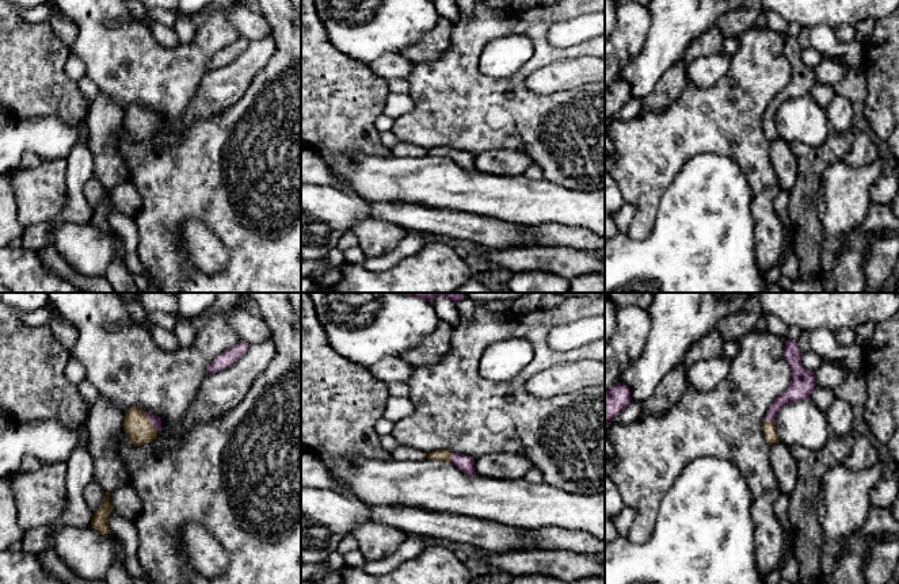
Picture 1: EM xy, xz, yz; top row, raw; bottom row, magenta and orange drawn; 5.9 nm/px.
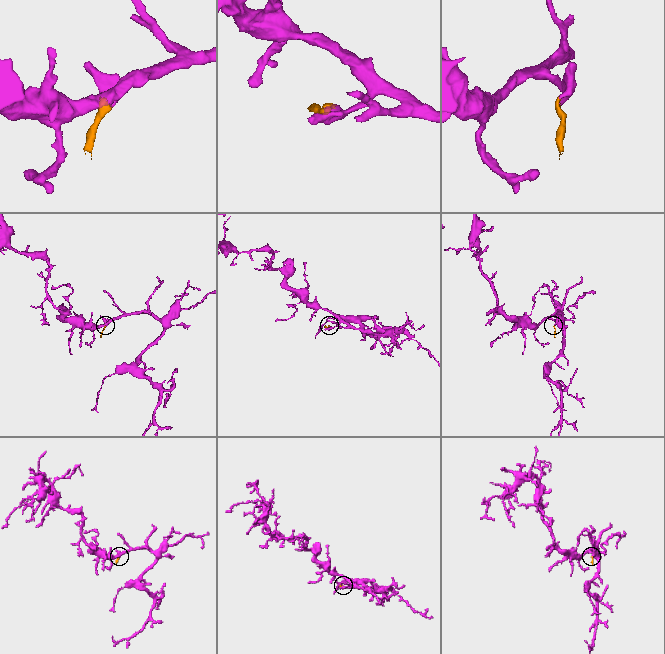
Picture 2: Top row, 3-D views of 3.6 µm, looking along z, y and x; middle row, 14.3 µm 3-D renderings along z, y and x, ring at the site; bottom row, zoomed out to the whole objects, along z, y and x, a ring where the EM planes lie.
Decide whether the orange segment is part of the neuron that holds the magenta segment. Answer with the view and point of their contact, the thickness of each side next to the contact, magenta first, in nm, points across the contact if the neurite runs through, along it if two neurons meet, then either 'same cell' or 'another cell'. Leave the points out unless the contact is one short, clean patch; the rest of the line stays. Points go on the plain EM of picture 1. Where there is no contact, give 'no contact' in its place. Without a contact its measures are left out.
meets magenta in xy at (149, 117); 60 nm thick on the magenta side, 160 nm on the other; runs through xy (153, 115), (149, 117), (138, 125); same cell

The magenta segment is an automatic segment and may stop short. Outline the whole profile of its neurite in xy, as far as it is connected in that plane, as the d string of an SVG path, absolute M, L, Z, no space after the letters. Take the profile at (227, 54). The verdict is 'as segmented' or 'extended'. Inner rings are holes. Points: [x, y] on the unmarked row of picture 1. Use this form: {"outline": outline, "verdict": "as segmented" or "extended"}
{"outline": "M239 38L236 41L233 41L229 46L221 49L209 62L207 65L207 72L225 66L229 62L232 62L239 54L241 54L247 46L248 46L249 41L244 39L244 38Z", "verdict": "as segmented"}

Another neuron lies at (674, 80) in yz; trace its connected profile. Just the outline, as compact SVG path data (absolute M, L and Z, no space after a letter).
M682 60L674 64L660 79L654 92L643 99L639 117L658 112L671 106L687 85L687 64Z

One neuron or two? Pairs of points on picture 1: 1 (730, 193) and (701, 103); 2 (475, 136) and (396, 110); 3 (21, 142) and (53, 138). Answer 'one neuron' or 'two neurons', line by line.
1: two neurons
2: two neurons
3: one neuron

